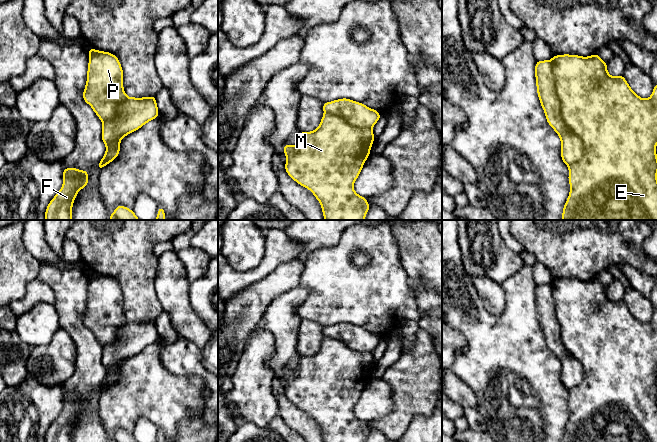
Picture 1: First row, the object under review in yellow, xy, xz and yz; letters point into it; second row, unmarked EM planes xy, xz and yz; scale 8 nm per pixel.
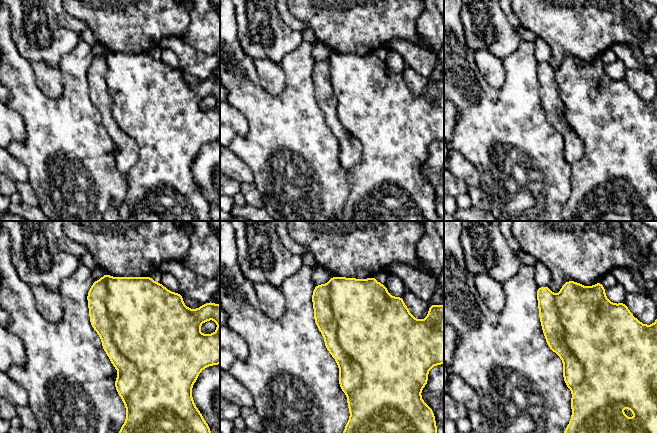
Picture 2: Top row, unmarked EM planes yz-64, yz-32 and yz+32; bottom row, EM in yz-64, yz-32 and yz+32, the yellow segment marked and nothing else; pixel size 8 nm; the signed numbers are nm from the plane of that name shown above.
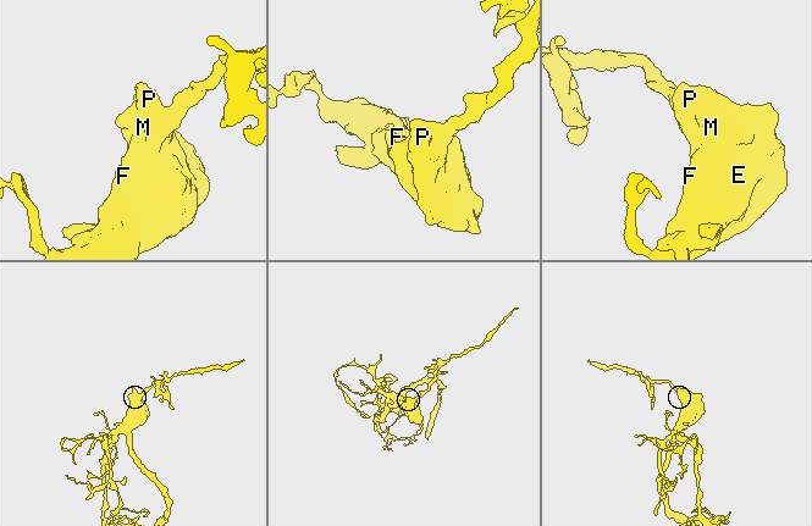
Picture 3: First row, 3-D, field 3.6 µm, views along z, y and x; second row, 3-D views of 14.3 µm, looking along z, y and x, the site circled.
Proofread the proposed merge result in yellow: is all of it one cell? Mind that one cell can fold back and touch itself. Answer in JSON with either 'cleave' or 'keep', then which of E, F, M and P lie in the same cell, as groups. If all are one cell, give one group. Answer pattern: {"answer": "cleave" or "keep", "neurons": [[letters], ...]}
{"answer": "cleave", "neurons": [["E", "M", "P"], ["F"]]}

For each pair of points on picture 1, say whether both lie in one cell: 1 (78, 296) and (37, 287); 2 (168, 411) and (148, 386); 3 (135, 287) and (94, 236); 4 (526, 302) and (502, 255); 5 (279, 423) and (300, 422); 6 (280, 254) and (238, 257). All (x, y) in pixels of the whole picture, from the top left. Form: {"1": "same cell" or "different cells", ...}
{"1": "different cells", "2": "same cell", "3": "same cell", "4": "different cells", "5": "different cells", "6": "different cells"}

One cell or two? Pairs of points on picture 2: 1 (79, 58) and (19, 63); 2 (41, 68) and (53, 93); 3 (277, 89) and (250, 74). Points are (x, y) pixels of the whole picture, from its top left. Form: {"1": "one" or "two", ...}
{"1": "one", "2": "one", "3": "two"}

